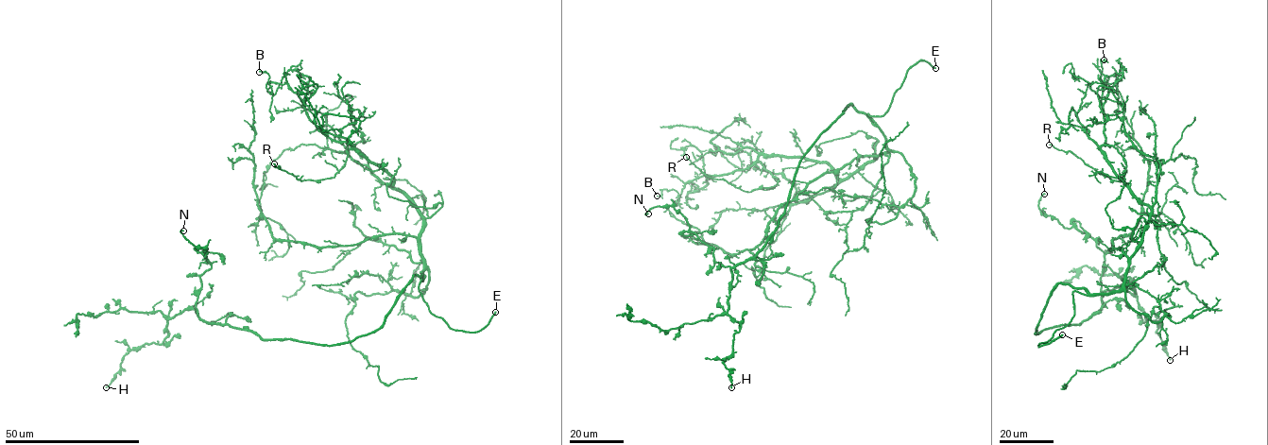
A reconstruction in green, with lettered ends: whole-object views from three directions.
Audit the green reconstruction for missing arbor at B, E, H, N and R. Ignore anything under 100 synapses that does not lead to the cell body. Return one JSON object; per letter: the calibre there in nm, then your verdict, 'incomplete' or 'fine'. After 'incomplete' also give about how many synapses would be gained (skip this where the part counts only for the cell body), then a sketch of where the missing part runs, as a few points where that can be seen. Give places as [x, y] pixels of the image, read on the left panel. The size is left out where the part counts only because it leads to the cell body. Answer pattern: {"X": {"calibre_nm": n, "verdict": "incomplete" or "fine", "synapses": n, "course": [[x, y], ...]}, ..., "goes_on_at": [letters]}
{"B": {"calibre_nm": 120, "verdict": "fine"}, "E": {"calibre_nm": 280, "verdict": "incomplete", "course": [[495, 312], [517, 293], [543, 283]]}, "H": {"calibre_nm": 170, "verdict": "fine"}, "N": {"calibre_nm": 160, "verdict": "fine"}, "R": {"calibre_nm": 120, "verdict": "fine"}, "goes_on_at": ["E"]}

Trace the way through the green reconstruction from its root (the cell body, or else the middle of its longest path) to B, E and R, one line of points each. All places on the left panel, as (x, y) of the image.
B: (404, 290), (424, 277), (417, 206), (317, 128), (286, 83), (269, 82), (269, 93), (259, 72)
E: (404, 290), (413, 276), (420, 275), (419, 291), (430, 312), (453, 329), (481, 330), (495, 312)
R: (404, 290), (424, 277), (422, 219), (392, 177), (347, 141), (332, 178), (300, 180), (274, 163)

